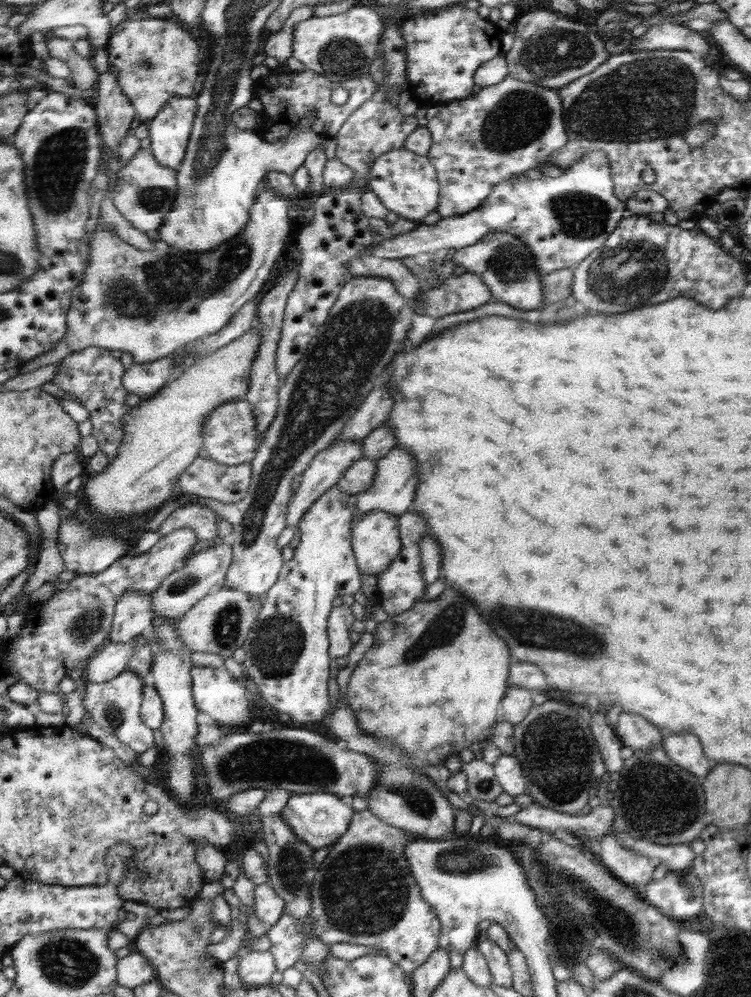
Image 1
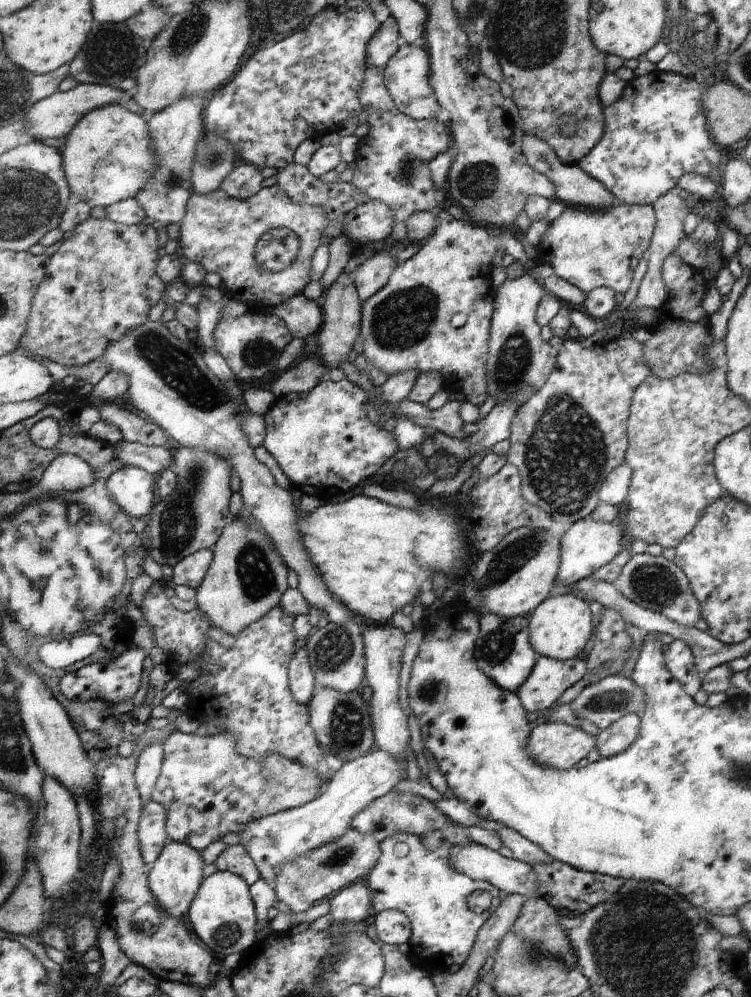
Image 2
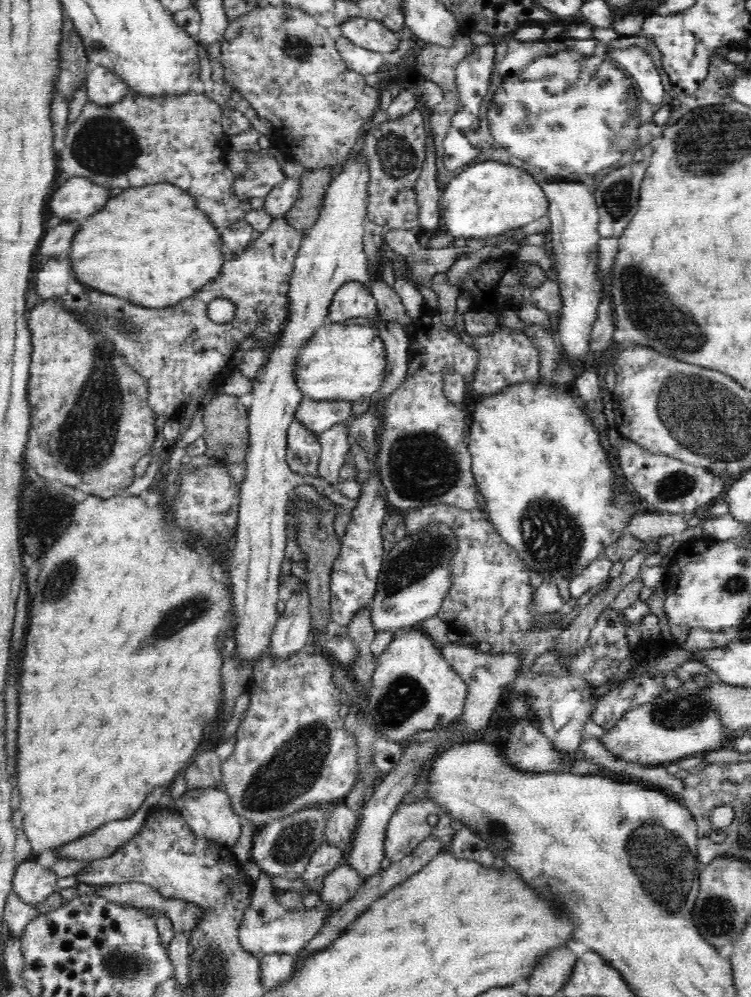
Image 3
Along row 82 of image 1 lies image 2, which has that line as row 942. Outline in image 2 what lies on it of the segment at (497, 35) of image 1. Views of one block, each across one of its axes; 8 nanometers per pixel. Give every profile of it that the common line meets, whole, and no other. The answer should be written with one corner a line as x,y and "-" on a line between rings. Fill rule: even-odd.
395,834
381,844
383,852
377,868
367,876
373,894
373,906
377,912
401,910
413,922
413,938
409,942
413,956
425,966
425,970
447,972
453,964
461,968
471,958
475,944
479,940
479,930
491,920
497,908
503,904
501,892
489,882
477,882
471,876
455,870
451,864
449,844
437,852
429,852
421,844
421,836
415,834
-
475,890
487,890
491,894
491,908
485,914
475,914
469,910
469,896

